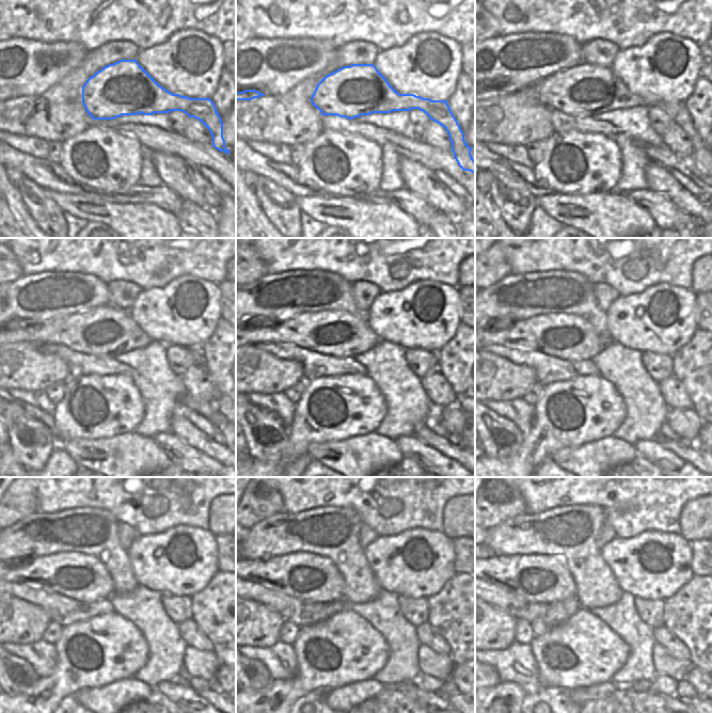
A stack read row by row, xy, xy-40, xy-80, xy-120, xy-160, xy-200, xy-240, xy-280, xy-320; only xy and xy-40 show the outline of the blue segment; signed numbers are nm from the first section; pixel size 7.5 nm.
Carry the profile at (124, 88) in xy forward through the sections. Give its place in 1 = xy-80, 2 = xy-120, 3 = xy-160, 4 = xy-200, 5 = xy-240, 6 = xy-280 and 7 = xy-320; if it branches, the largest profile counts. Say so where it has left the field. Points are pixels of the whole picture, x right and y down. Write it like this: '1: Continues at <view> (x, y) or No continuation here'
1: Continues at xy-80 (584, 91)
2: Continues at xy-120 (105, 331)
3: Continues at xy-160 (331, 333)
4: Continues at xy-200 (566, 336)
5: Continues at xy-240 (83, 577)
6: Continues at xy-280 (307, 576)
7: Continues at xy-320 (544, 579)

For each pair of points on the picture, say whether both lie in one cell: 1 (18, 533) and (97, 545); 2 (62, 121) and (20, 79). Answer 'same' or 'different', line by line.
1: same
2: different

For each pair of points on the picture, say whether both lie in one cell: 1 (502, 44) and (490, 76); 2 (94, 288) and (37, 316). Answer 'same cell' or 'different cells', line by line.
1: same cell
2: same cell

